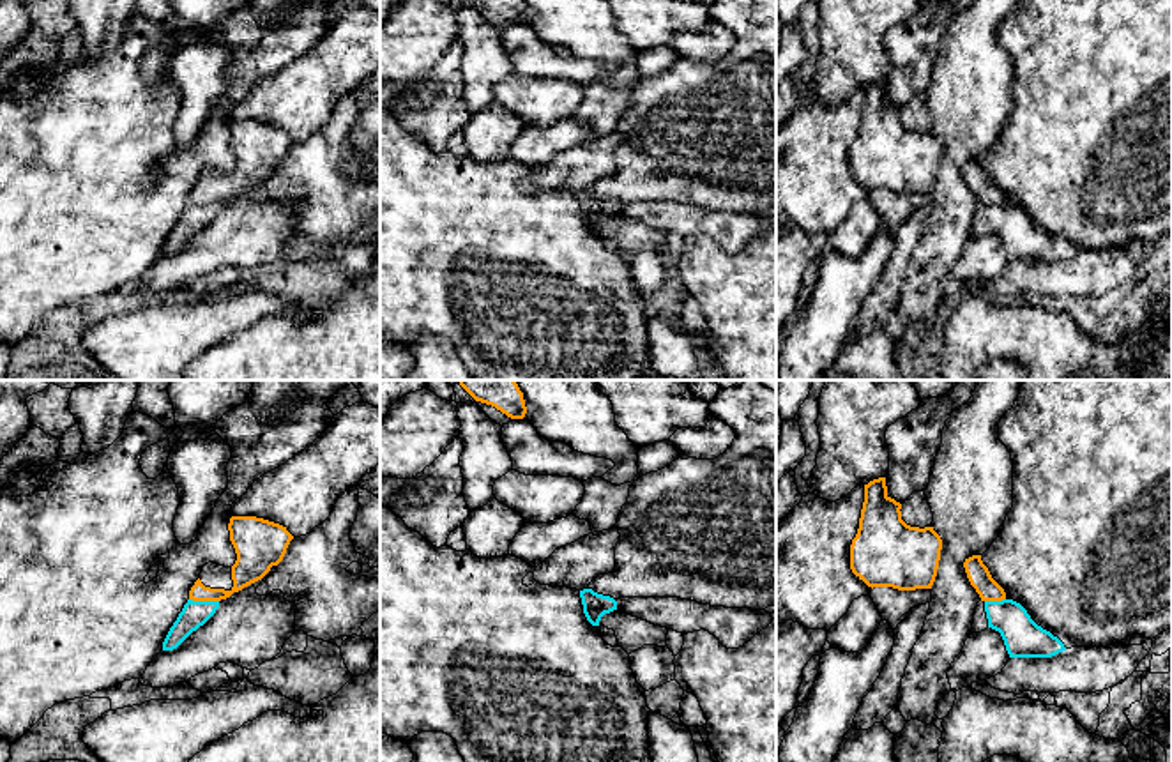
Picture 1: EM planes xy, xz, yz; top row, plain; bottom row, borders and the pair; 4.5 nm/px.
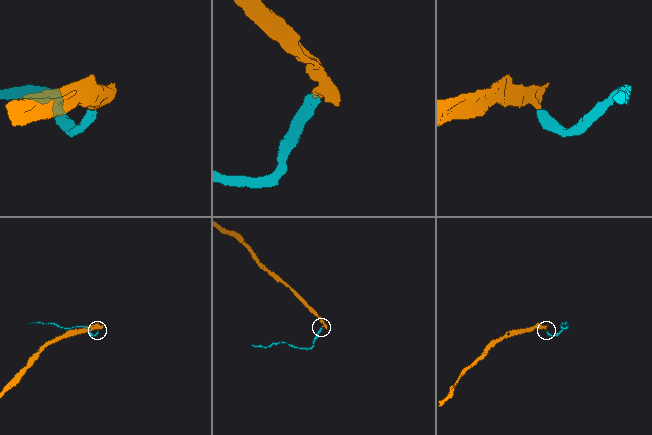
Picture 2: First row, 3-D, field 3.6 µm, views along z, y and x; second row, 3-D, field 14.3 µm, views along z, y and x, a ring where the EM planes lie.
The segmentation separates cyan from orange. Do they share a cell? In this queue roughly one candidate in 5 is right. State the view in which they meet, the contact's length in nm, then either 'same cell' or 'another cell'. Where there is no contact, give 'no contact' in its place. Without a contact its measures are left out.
meets cyan in xy; contact 140 nm long; another cell

